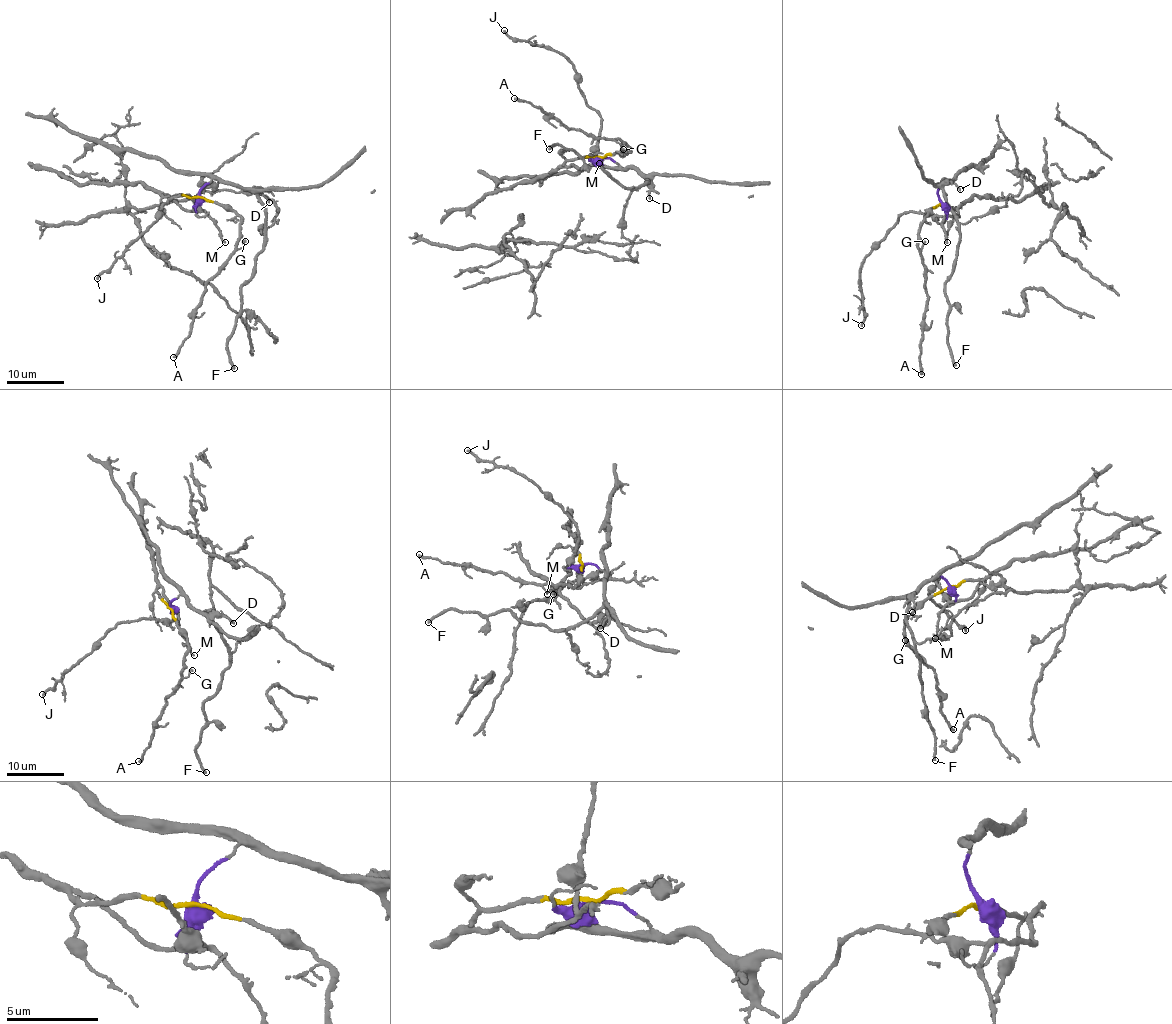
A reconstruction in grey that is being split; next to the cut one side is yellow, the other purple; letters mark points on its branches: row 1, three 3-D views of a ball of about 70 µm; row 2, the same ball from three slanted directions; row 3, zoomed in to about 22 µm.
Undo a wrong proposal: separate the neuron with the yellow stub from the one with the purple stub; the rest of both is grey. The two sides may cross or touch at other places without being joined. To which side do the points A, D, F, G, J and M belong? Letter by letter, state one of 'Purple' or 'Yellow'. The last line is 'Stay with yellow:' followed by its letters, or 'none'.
A: Yellow
D: Purple
F: Purple
G: Yellow
J: Yellow
M: Yellow
Stay with yellow: A, G, J, M

